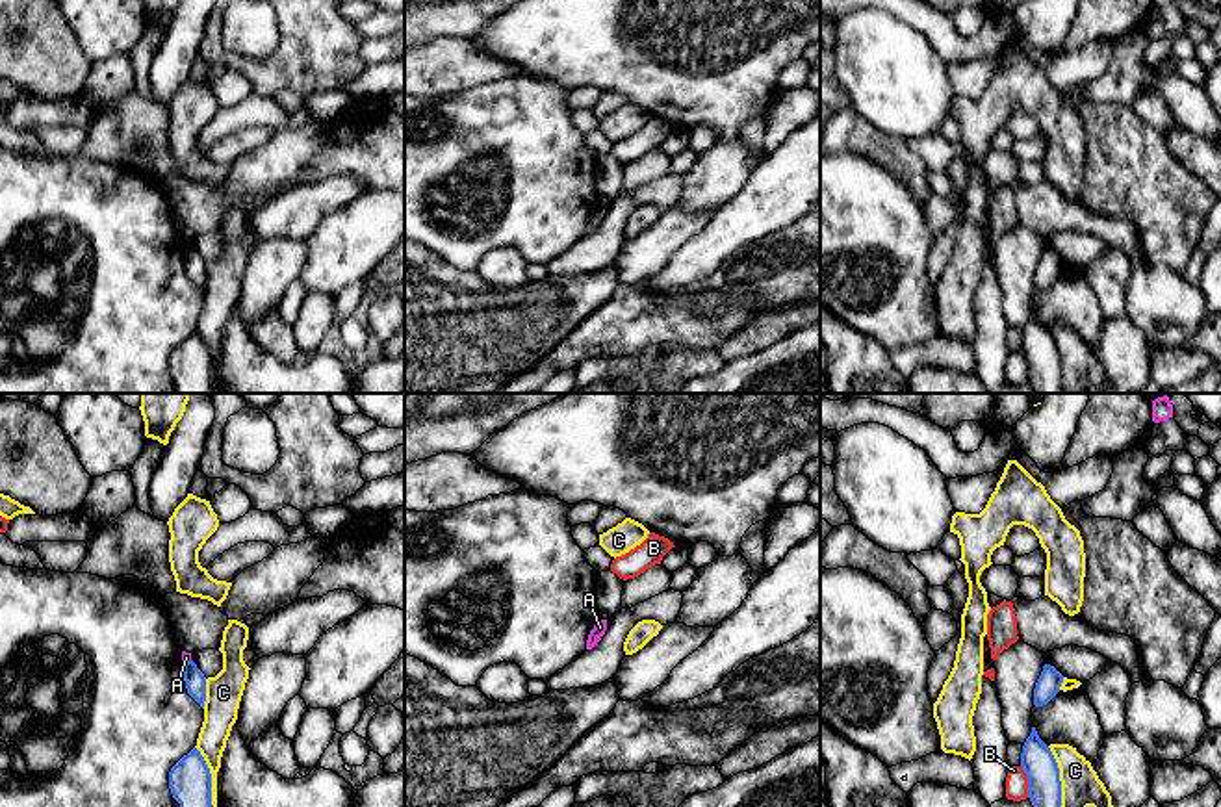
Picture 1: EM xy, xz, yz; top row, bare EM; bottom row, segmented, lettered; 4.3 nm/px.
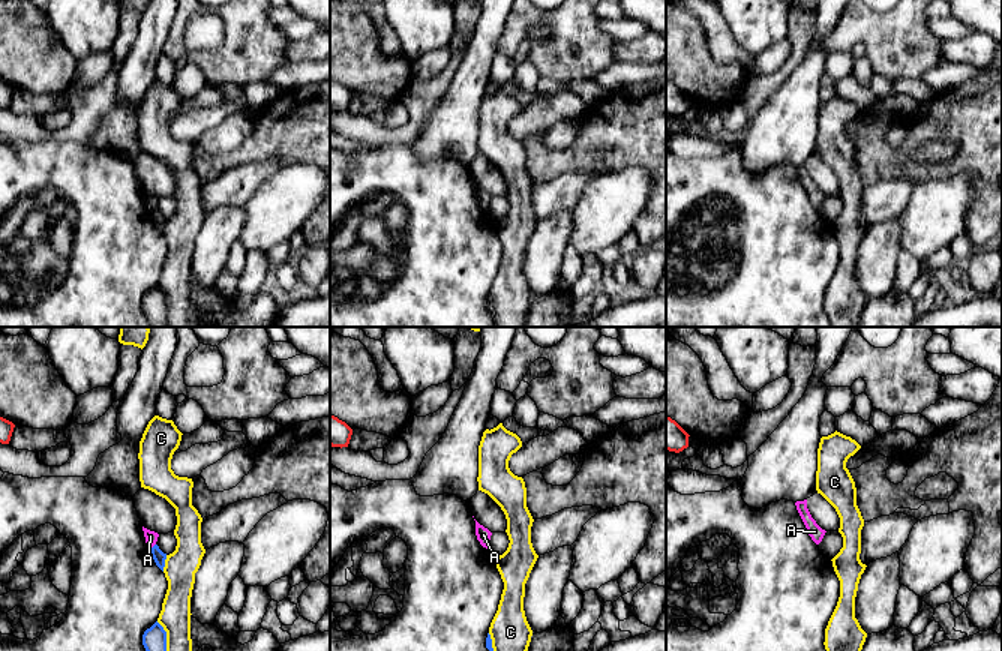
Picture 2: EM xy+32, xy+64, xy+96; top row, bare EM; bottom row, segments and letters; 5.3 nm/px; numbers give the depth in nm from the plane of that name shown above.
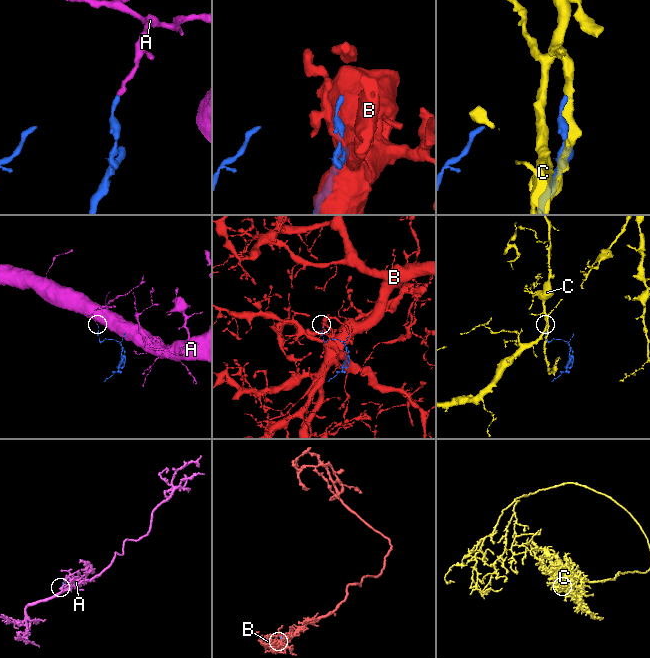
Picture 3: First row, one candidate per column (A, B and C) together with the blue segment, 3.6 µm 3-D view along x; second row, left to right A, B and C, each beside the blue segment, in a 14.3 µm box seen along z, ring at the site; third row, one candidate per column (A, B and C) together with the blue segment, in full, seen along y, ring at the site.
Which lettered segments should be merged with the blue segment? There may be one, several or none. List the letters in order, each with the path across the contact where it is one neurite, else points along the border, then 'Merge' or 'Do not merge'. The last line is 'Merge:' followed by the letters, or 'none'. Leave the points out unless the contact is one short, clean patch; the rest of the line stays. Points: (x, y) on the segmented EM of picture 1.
A: Boundary: xy (190, 659), (186, 663). Do not merge
B: Do not merge
C: Do not merge
Merge: none

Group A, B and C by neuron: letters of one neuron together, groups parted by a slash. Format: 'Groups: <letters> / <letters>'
Groups: A / B / C

